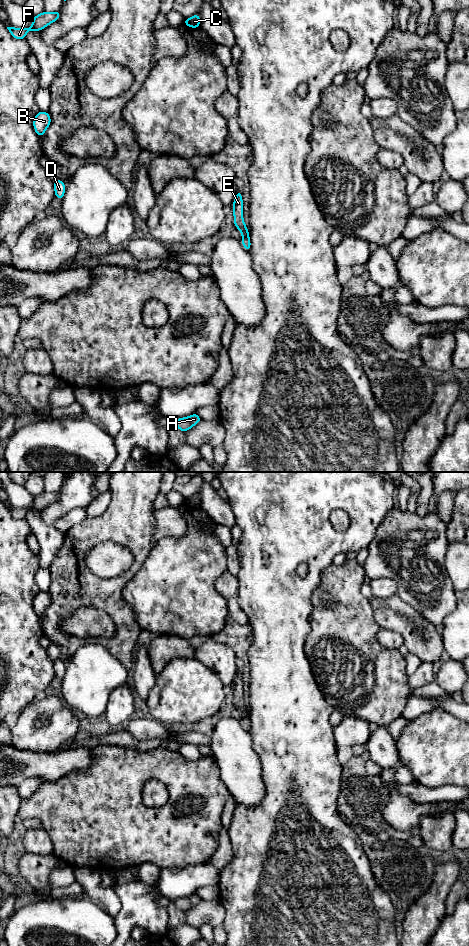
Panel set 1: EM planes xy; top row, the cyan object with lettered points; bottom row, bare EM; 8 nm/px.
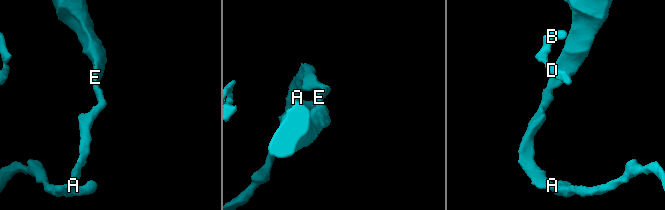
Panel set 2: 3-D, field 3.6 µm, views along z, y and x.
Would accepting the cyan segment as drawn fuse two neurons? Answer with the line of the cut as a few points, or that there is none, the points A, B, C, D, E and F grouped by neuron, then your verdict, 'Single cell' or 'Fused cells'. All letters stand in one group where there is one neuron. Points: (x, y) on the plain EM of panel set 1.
No split. Groups: A B C D E F. Single cell

